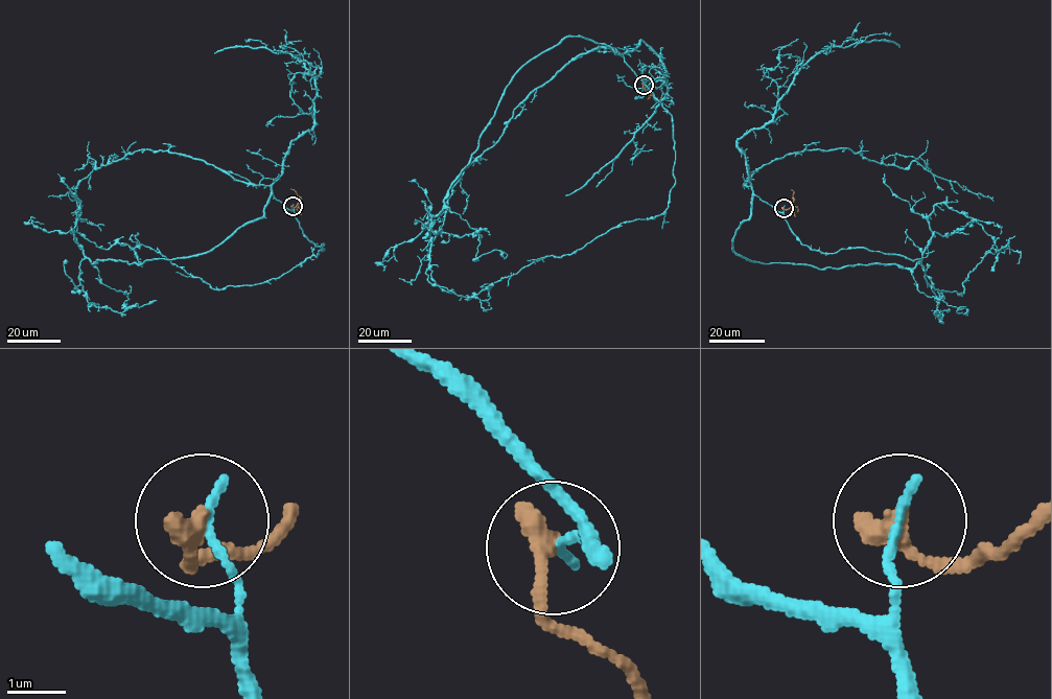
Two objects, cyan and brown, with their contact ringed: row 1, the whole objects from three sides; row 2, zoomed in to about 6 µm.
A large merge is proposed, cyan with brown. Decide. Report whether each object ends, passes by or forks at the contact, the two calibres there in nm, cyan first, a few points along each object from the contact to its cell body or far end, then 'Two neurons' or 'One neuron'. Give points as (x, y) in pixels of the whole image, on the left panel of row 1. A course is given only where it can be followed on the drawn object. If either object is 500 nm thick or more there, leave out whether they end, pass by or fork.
At the ring cyan ends. At the ring brown ends. Thickness 160 nm (cyan) against 400 nm. Course of cyan: (293, 206), (272, 194), (263, 214), (204, 253), (92, 263), (74, 234), (77, 204), (76, 231), (140, 259). Course of brown: (293, 206), (300, 200), (290, 189). Two neurons

